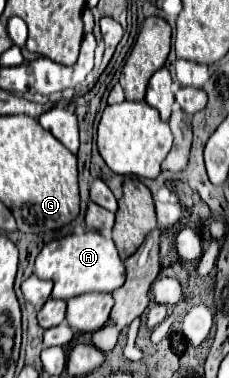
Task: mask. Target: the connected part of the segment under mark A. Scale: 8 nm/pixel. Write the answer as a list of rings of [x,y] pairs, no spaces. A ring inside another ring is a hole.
[[[88,230],[84,234],[70,234],[66,238],[52,240],[50,244],[46,244],[36,258],[34,274],[38,278],[54,282],[52,298],[70,300],[76,294],[86,292],[114,292],[124,284],[126,270],[112,238],[106,238],[96,230]]]

